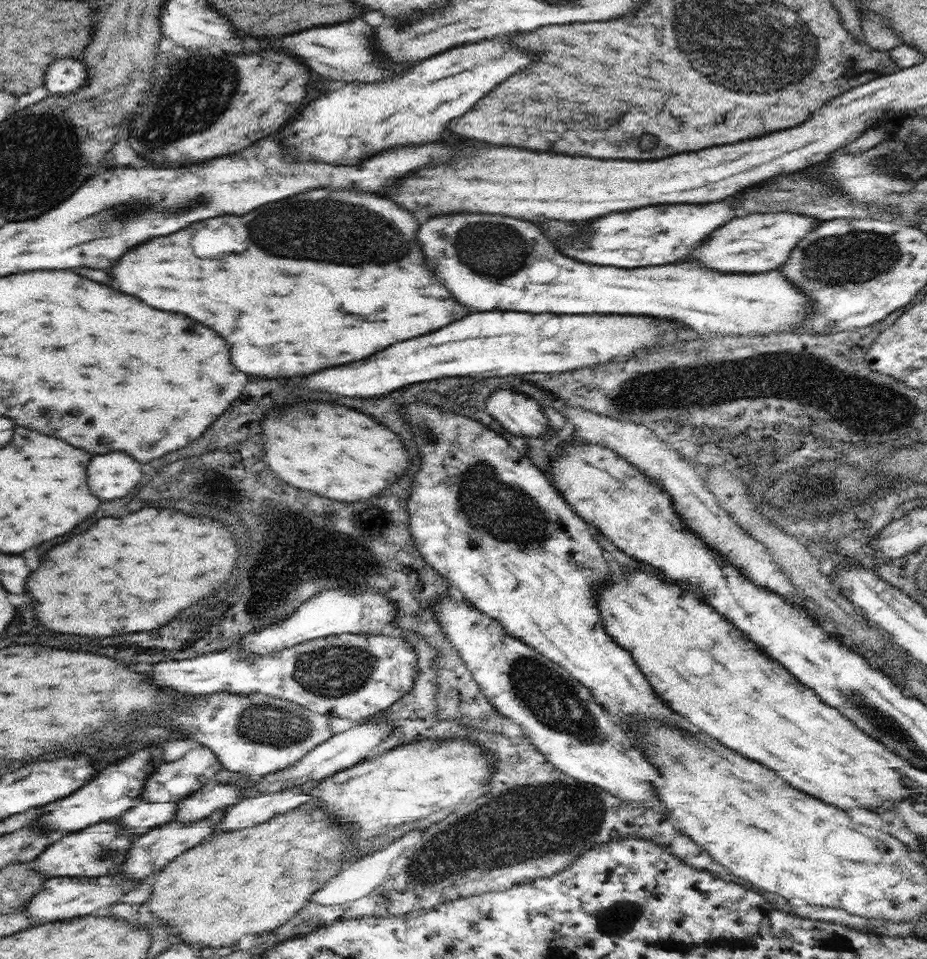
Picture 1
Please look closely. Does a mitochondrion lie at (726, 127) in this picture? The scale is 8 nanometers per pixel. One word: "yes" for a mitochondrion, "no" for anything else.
no

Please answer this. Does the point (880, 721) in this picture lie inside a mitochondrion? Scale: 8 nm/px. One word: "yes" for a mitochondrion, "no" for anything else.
yes

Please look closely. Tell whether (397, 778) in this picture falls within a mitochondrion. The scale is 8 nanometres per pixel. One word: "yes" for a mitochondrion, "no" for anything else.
no

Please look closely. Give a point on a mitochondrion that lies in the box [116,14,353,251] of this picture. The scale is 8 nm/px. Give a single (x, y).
(197, 93)

